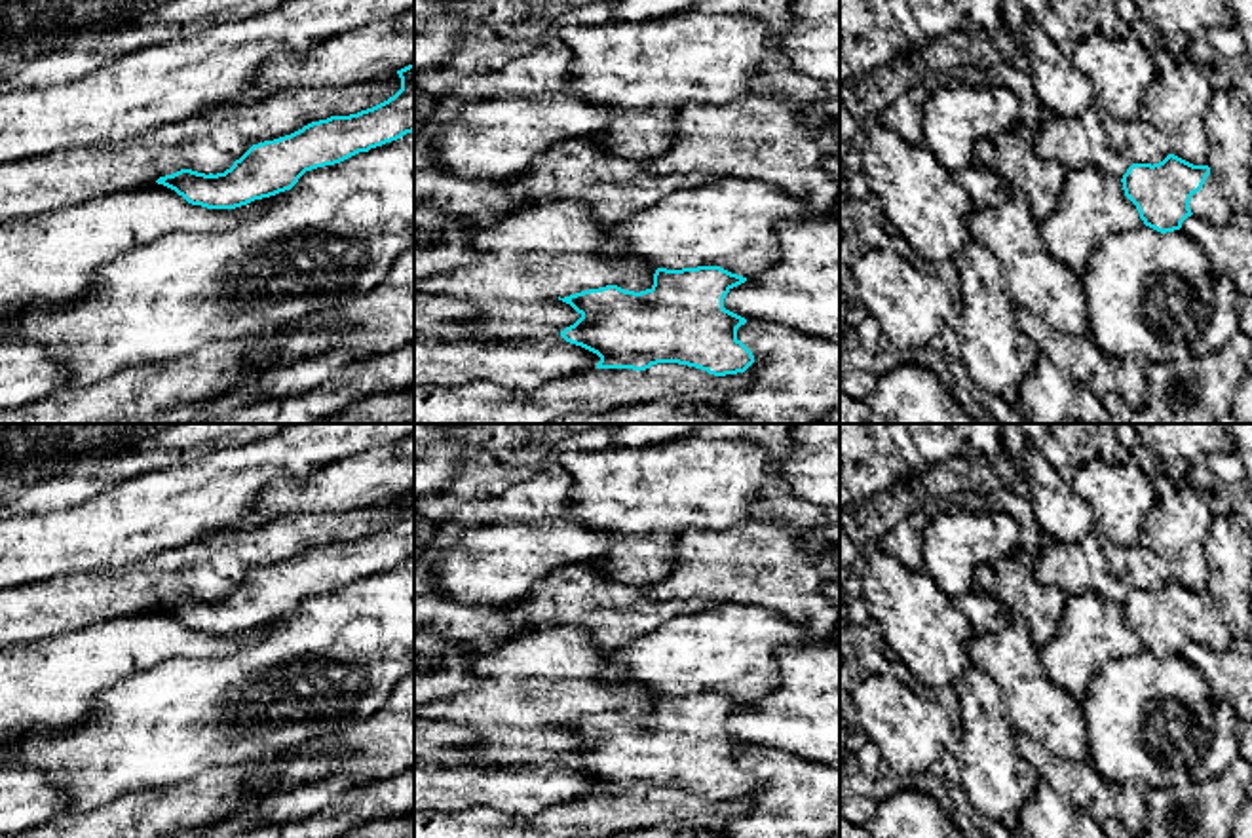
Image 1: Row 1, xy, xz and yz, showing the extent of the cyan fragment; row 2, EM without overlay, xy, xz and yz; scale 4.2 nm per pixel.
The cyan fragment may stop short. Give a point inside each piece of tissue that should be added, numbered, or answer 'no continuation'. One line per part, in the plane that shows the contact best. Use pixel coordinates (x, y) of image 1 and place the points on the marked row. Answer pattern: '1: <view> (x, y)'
1: yz (1209, 204)

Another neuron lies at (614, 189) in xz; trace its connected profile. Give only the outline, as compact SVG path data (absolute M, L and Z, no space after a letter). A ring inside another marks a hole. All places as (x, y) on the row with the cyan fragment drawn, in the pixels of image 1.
M581 137L555 144L503 186L526 203L583 203L593 220L614 226L678 190L716 179L701 173L655 175L642 160L619 158L595 137Z

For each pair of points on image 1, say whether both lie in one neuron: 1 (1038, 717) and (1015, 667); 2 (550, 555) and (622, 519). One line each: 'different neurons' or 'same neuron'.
1: same neuron
2: different neurons

